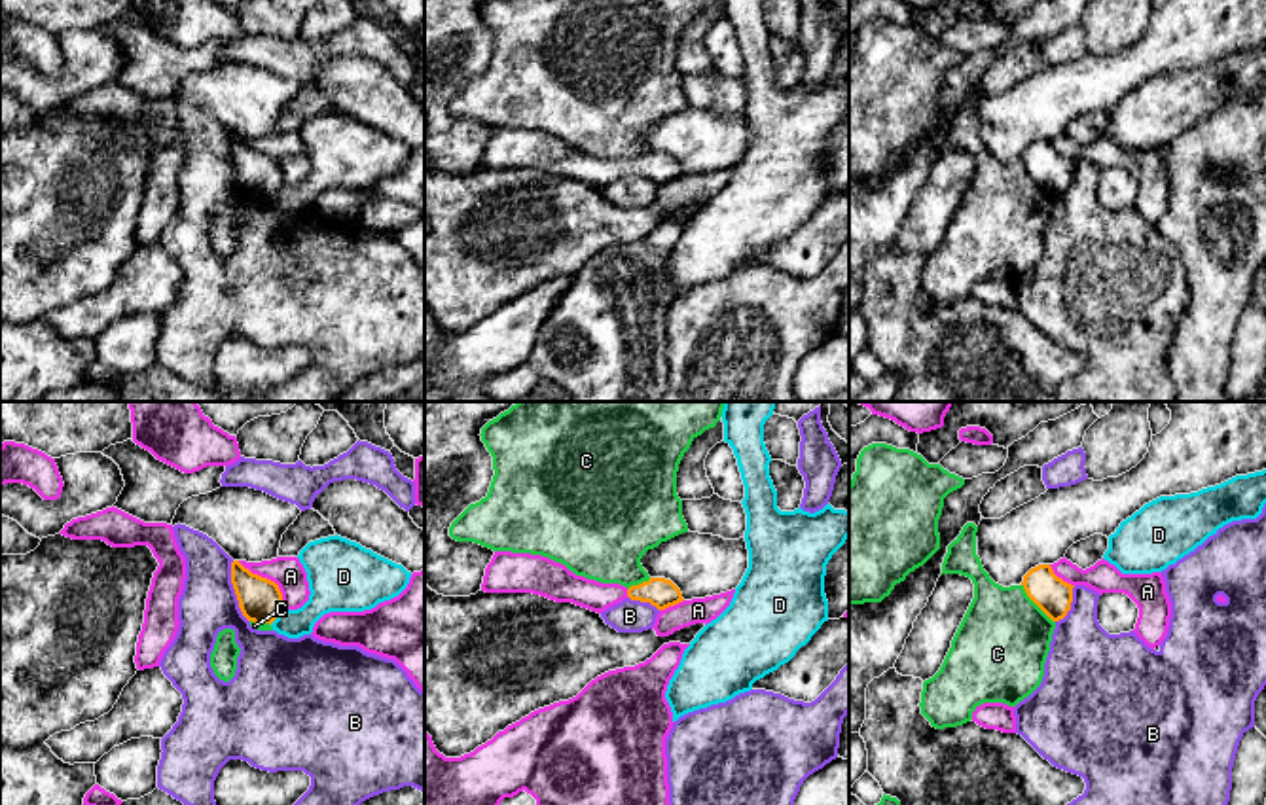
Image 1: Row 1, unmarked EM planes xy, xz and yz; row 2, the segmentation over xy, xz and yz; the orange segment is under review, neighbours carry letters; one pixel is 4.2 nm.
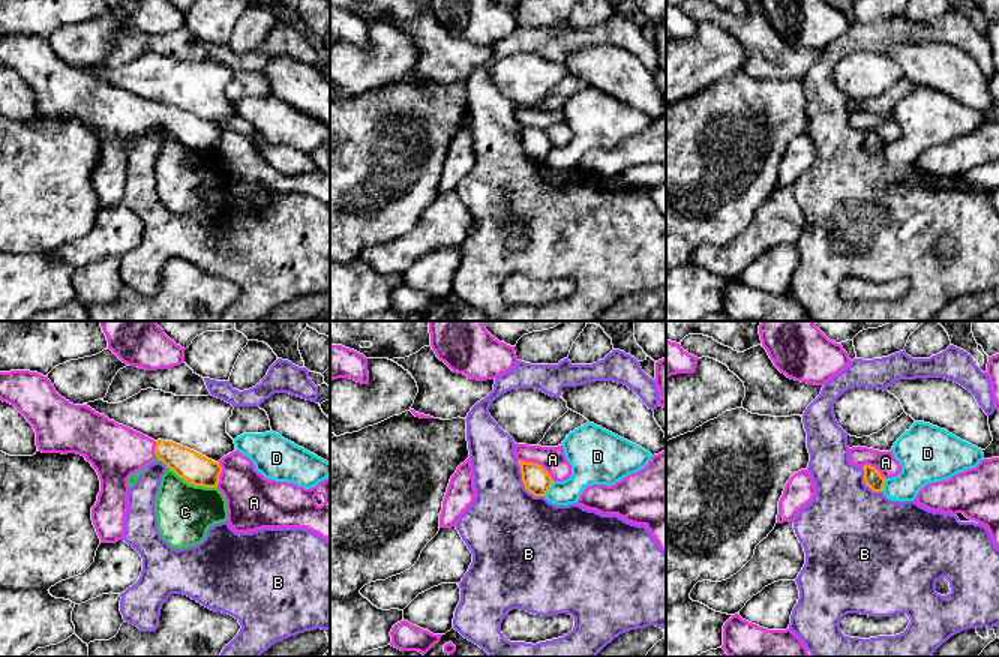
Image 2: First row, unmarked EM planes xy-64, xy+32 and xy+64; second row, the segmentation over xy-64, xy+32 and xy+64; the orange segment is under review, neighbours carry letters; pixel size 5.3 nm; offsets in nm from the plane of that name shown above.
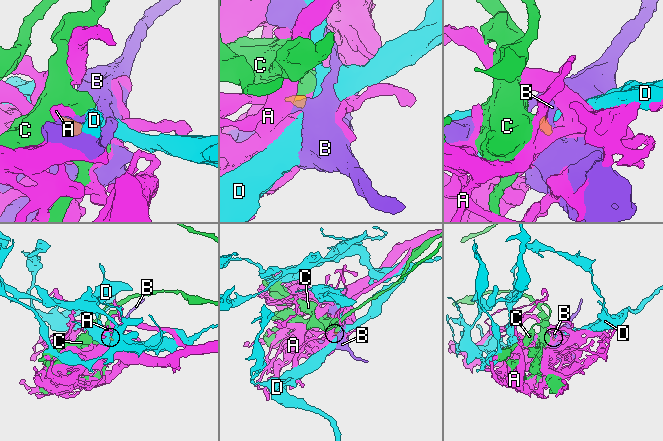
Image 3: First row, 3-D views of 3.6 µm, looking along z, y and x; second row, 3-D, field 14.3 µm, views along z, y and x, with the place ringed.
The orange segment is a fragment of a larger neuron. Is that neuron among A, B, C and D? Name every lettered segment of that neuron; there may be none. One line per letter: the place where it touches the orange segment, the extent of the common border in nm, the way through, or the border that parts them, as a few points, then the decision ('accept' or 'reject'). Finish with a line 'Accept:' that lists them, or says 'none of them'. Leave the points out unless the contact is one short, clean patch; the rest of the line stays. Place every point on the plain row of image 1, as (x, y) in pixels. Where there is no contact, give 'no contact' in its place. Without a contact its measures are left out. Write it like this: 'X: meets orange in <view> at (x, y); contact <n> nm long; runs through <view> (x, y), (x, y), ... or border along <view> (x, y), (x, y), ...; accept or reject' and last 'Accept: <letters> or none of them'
A: meets orange in xy at (266, 154); contact 280 nm long; runs through xy (260, 175), (266, 154), (290, 152); accept
B: meets orange in xy at (235, 167); contact 280 nm long; border along xy (232, 137), (232, 163), (237, 182), (249, 197); reject
C: meets orange in yz at (1035, 178); contact 220 nm long; border along yz (1022, 160), (1024, 167), (1054, 197); reject
D: meets orange in xy at (277, 190); contact 100 nm long; border along xy (283, 182), (270, 199); reject
Accept: A

